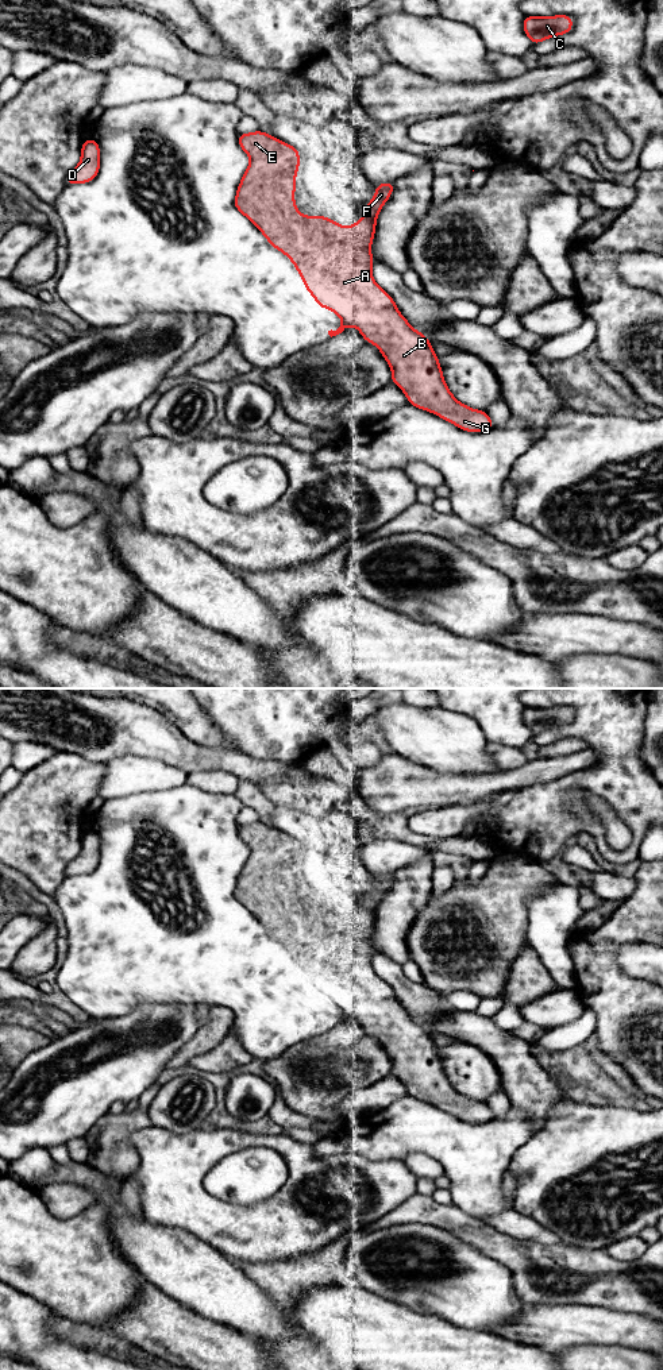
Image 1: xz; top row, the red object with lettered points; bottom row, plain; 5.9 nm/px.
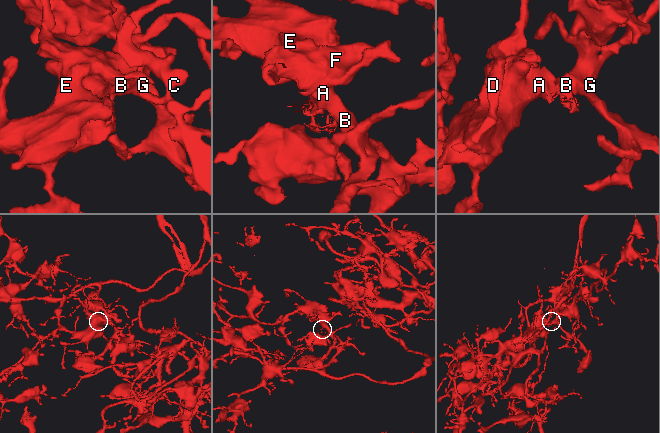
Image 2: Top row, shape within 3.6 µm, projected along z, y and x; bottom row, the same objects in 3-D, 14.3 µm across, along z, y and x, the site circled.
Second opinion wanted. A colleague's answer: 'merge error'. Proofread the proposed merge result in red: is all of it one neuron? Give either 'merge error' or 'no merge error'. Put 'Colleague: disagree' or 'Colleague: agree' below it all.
no merge error
Colleague: disagree

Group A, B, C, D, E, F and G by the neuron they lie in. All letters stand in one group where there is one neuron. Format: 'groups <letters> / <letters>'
groups A B C D E F G

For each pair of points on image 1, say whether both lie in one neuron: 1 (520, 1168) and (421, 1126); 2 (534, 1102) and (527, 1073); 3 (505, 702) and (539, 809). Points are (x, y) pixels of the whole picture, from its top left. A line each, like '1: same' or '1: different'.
1: different
2: same
3: different

